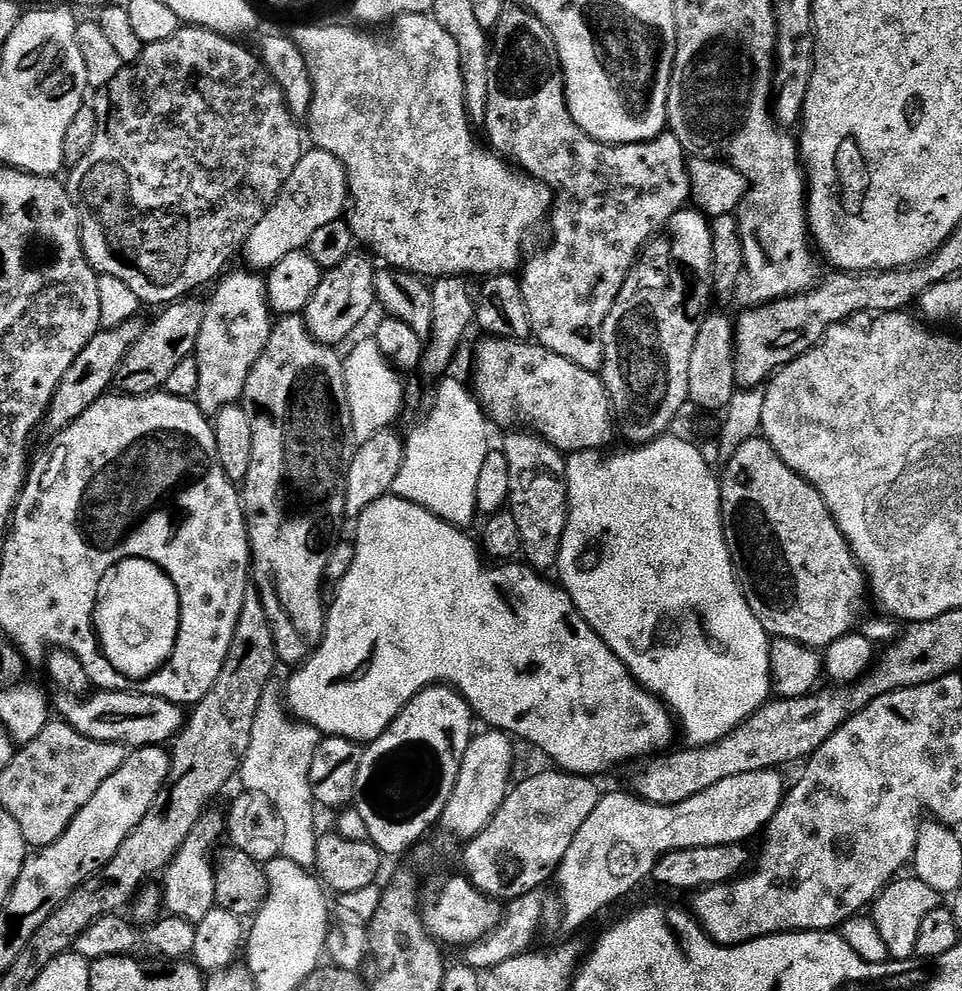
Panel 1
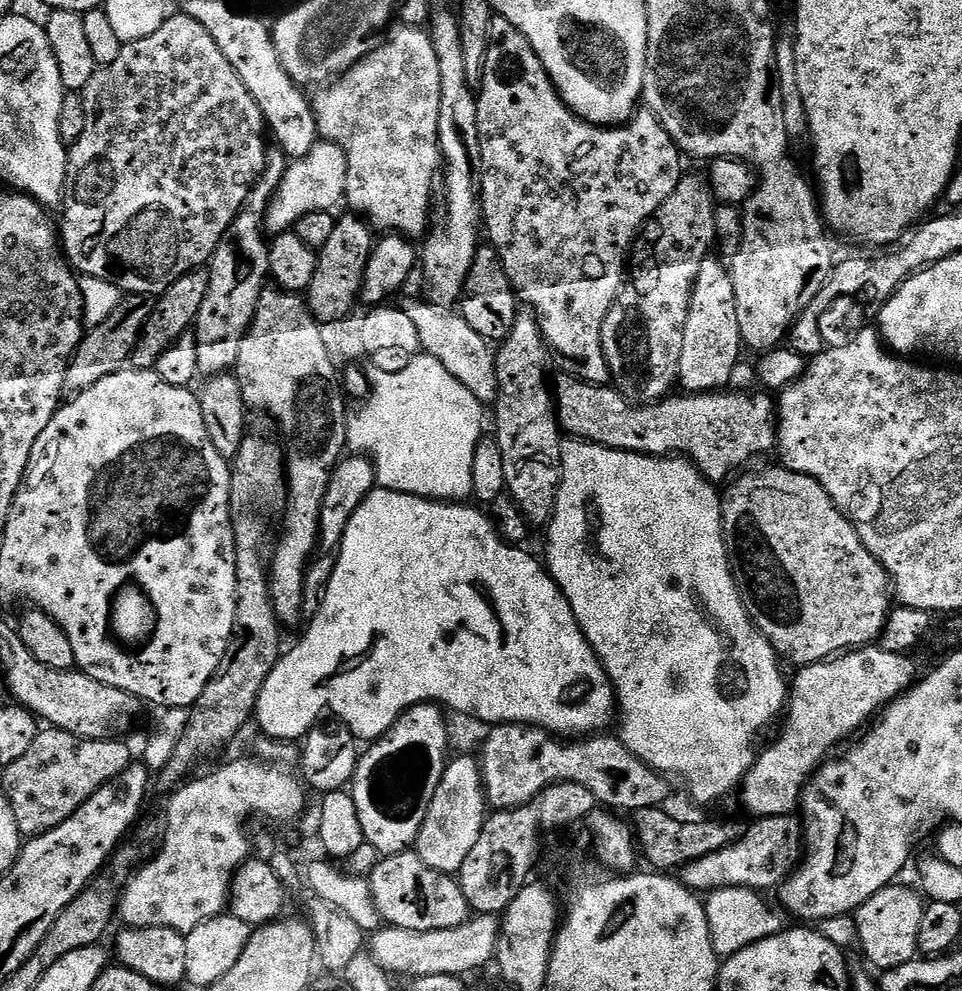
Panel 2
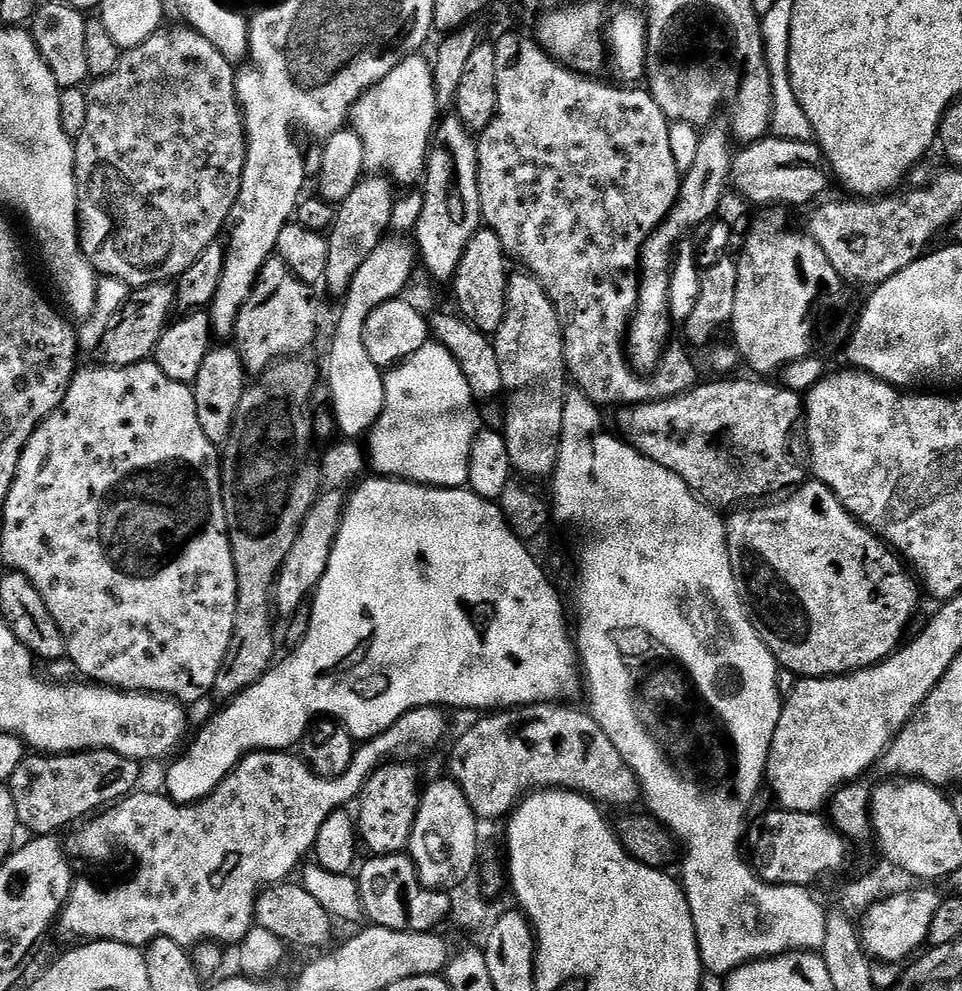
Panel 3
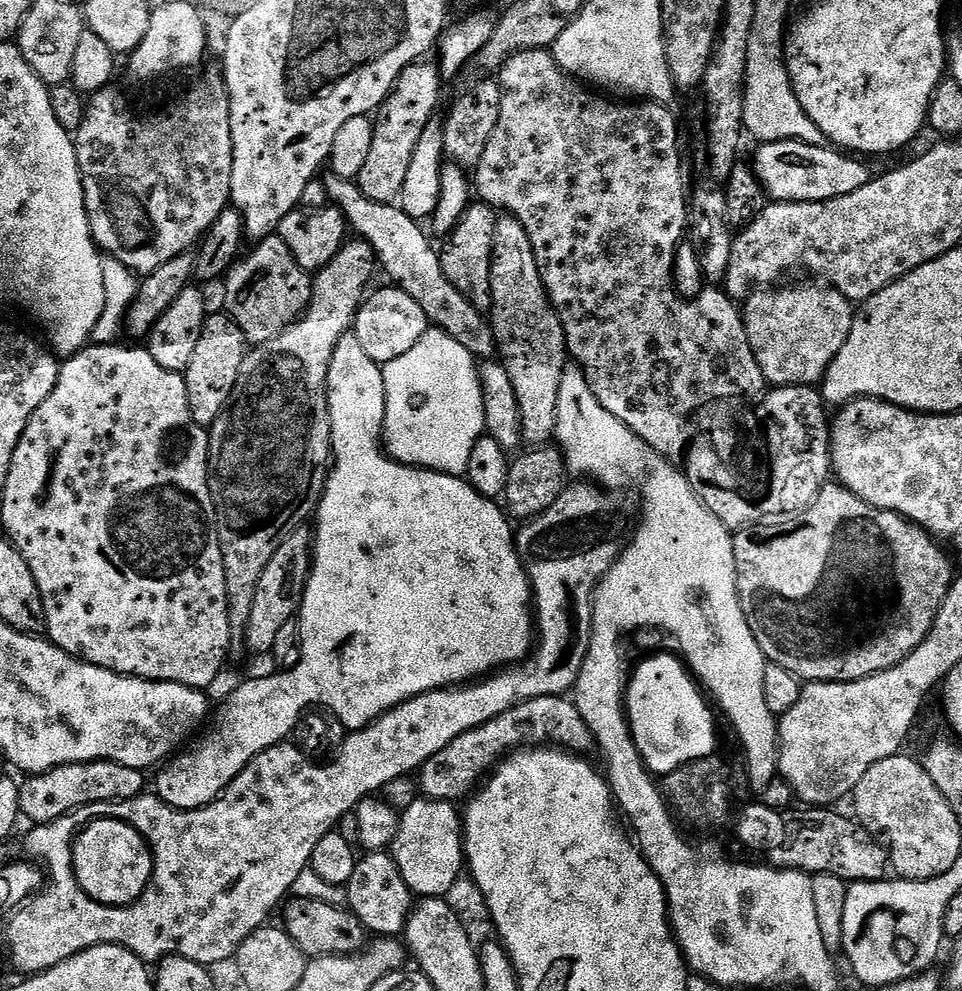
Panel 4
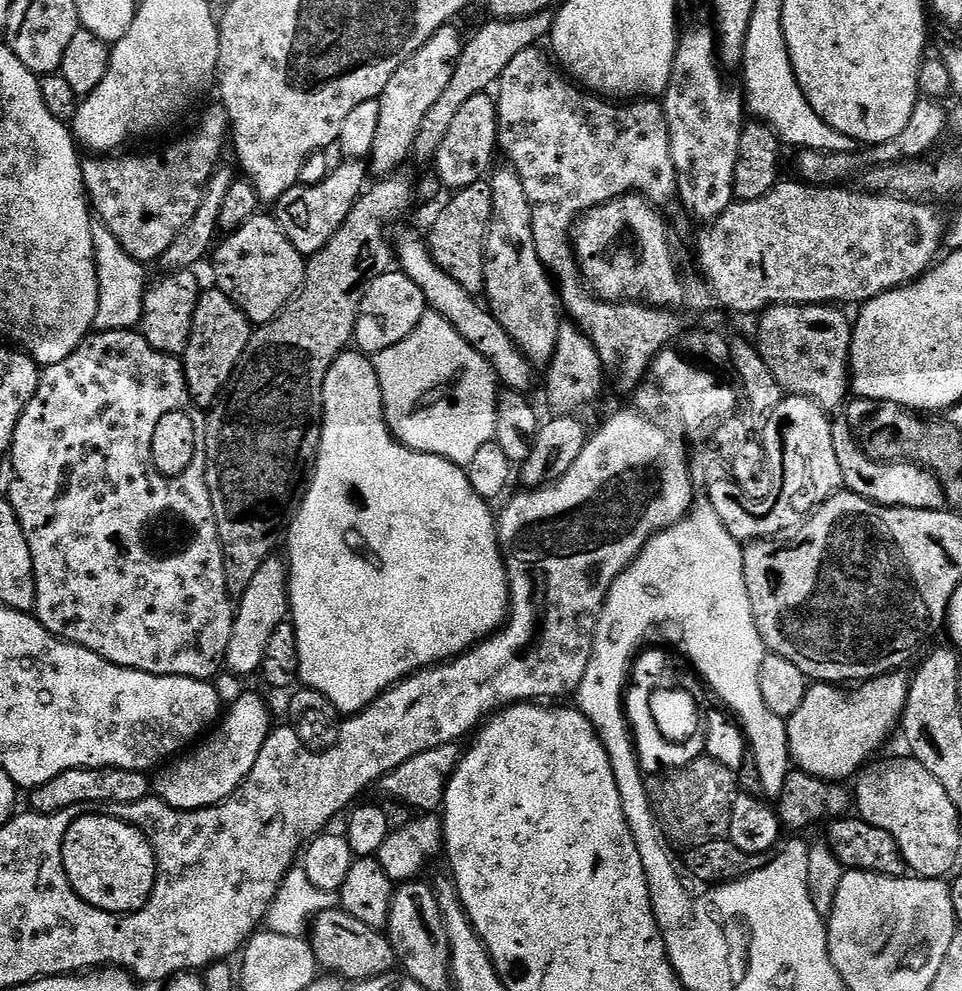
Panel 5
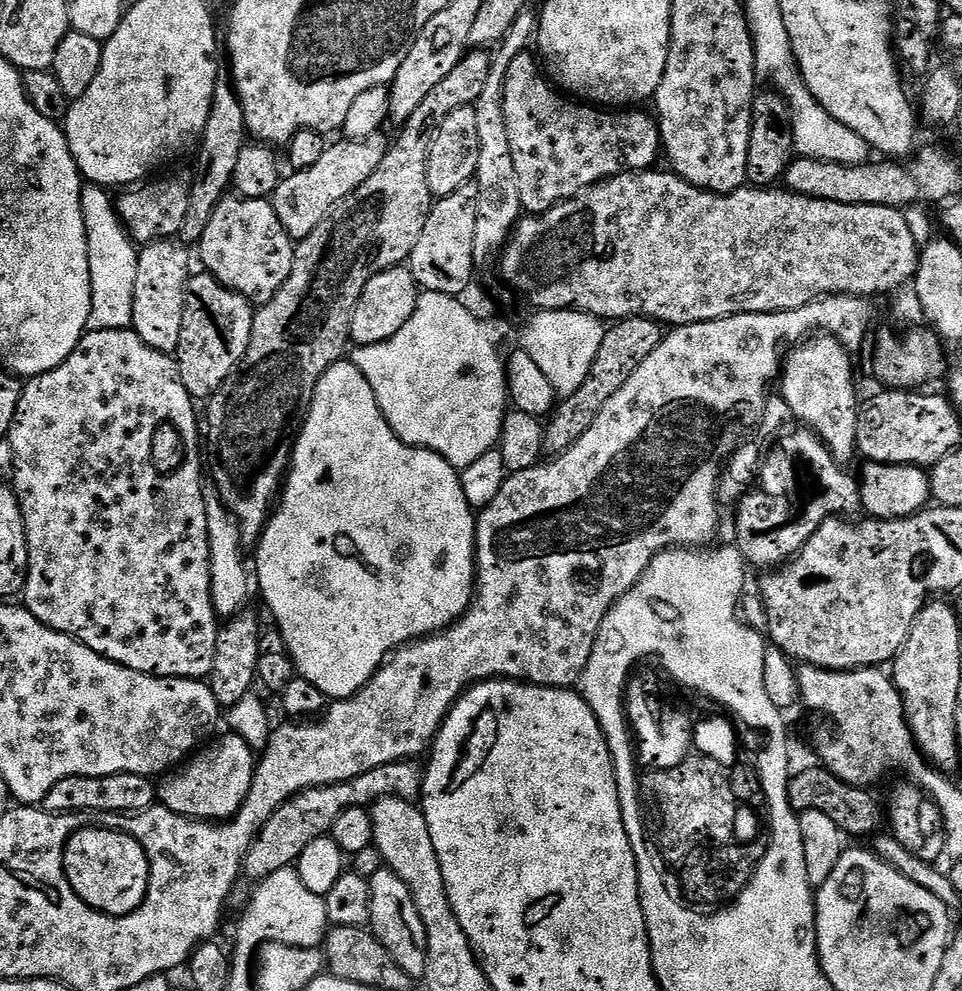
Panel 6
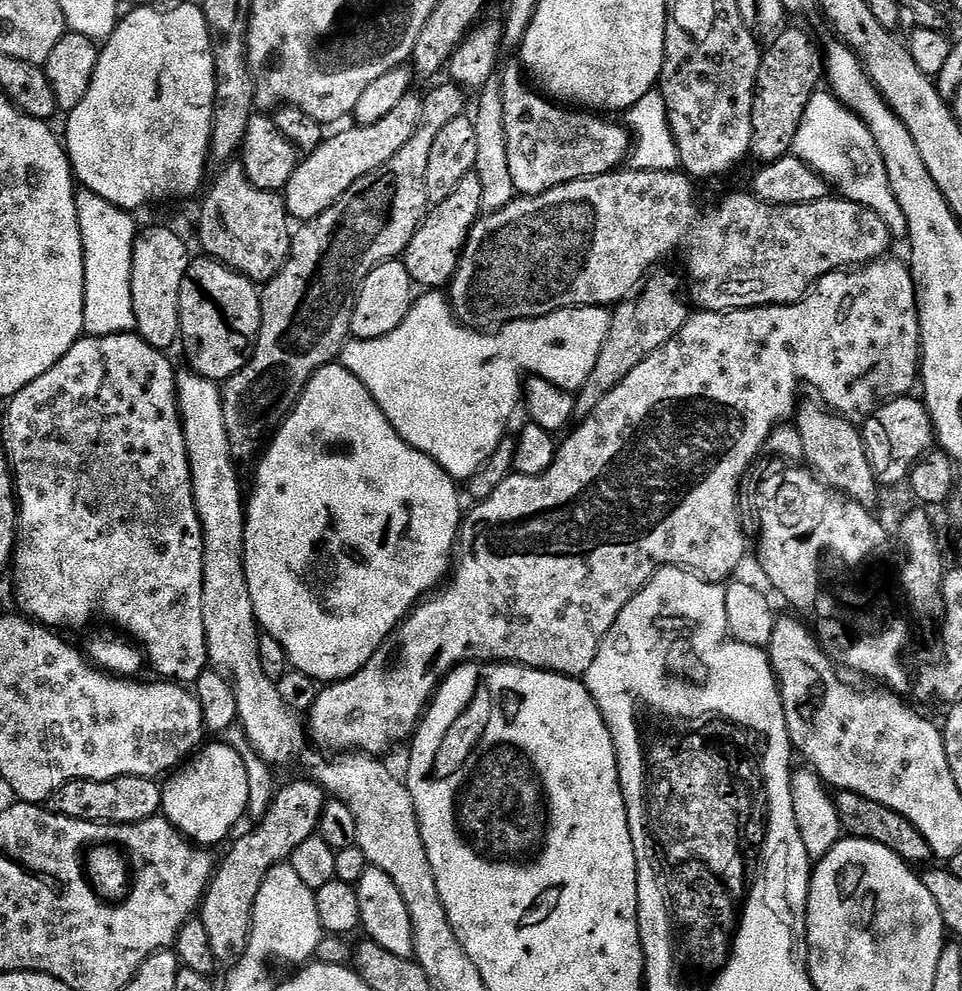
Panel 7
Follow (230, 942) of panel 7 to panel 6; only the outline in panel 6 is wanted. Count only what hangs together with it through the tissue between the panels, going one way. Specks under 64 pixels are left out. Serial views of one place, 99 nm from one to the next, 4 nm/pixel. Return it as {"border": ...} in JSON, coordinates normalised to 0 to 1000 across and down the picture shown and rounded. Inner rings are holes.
{"border":[[[428,765],[411,767],[401,773],[380,777],[380,781],[354,791],[337,791],[334,795],[323,795],[317,799],[311,799],[306,805],[301,805],[293,813],[289,813],[289,817],[285,817],[281,829],[277,829],[277,834],[272,834],[272,838],[266,844],[266,849],[262,852],[262,857],[258,859],[258,864],[254,867],[254,880],[257,887],[259,884],[260,887],[266,888],[265,890],[273,890],[286,879],[307,873],[308,869],[312,867],[314,858],[318,858],[318,854],[322,854],[322,850],[342,843],[347,829],[351,829],[351,825],[356,825],[356,821],[360,817],[383,815],[395,807],[401,806],[402,803],[409,803],[415,807],[436,808],[441,797],[441,775],[432,770],[433,768]]]}

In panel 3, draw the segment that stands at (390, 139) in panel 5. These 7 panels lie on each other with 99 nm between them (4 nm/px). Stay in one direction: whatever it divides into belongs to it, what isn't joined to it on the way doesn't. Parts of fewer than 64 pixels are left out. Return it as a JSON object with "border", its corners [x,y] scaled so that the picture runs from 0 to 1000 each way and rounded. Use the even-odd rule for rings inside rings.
{"border":[[[383,176],[364,192],[359,202],[352,203],[349,210],[349,223],[345,225],[340,235],[343,257],[339,260],[339,276],[335,284],[336,290],[341,290],[350,301],[362,298],[362,290],[376,264],[389,256],[395,243],[407,230],[407,207],[410,205],[410,187],[402,177]]]}

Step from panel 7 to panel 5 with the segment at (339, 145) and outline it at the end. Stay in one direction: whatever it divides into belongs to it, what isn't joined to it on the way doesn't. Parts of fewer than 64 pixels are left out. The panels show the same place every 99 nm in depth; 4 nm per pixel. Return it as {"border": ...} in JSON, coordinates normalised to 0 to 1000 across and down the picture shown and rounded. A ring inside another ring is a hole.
{"border":[[[358,163],[342,173],[337,183],[330,187],[309,188],[297,192],[291,202],[286,203],[285,220],[291,226],[291,233],[301,240],[301,244],[311,252],[317,260],[322,260],[331,252],[347,240],[347,236],[360,224],[366,209],[370,207],[376,195],[379,193],[378,181],[384,181],[385,174],[377,164]]]}

